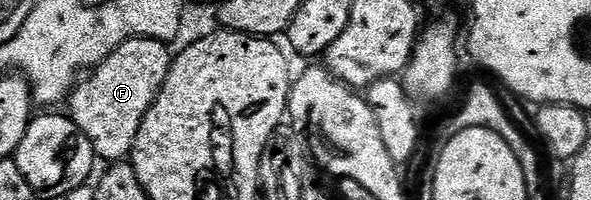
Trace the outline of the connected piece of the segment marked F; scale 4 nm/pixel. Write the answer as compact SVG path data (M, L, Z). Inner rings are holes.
M129 38L70 91L68 116L92 144L99 159L107 158L107 163L114 164L133 150L136 132L140 132L140 124L168 76L171 61L167 43L154 38Z

